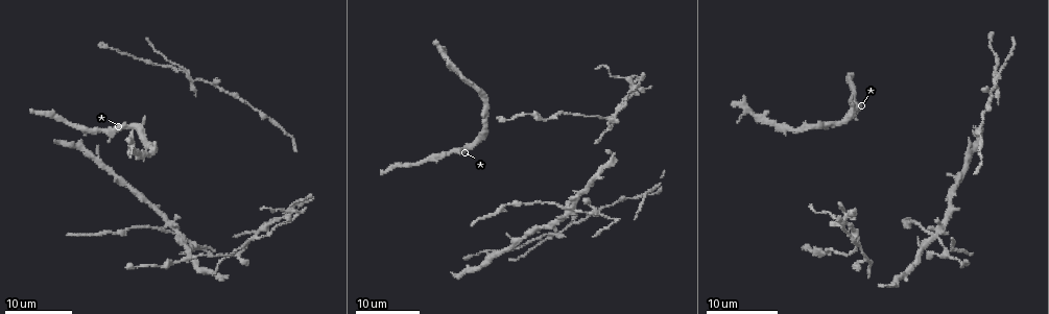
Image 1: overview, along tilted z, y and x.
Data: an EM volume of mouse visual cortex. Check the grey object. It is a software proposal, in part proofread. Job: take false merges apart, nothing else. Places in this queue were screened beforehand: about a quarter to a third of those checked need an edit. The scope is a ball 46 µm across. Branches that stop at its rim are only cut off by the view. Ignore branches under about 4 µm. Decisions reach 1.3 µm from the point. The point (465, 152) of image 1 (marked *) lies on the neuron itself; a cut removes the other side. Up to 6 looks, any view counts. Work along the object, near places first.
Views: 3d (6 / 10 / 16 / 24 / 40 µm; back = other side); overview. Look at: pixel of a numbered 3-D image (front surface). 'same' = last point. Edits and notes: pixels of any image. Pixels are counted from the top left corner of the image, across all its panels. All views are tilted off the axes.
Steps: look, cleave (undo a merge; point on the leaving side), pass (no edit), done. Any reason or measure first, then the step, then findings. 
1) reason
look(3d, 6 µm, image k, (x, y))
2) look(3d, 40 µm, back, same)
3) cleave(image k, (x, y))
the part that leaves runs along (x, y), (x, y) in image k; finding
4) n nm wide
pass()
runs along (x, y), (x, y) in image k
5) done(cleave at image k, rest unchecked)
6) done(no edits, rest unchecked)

three-way junction
look(3d, 16 µm, image 1, (997, 76))

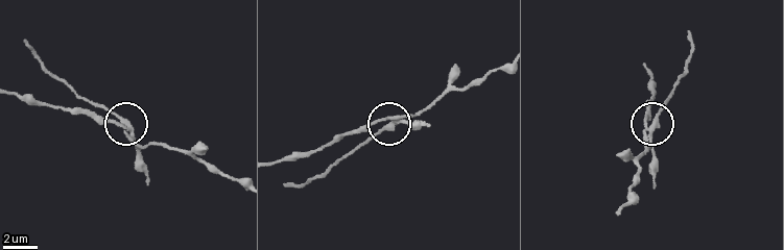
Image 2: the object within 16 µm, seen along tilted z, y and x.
look(3d, 10 µm, image 2, (387, 124))

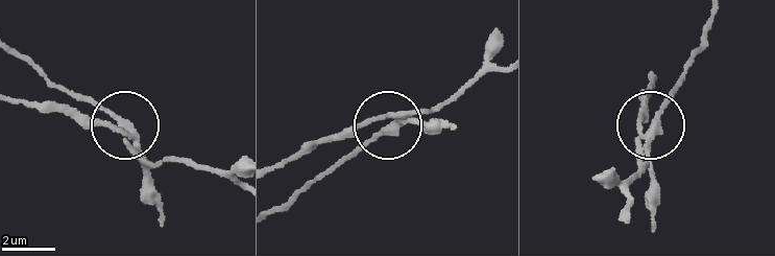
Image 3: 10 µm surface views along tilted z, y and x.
3 arms
cleave(image 3, (112, 112))
the part that leaves runs along (137, 140), (112, 114), (63, 91), (10, 48) in image 3; two neurons meet here

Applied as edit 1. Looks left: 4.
thick turns thin
look(3d, 16 µm, image 1, (576, 221))

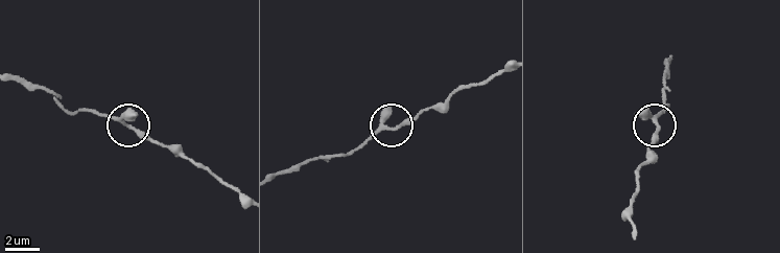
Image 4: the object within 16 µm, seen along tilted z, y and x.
closer look
look(3d, 6 µm, image 4, (125, 122))

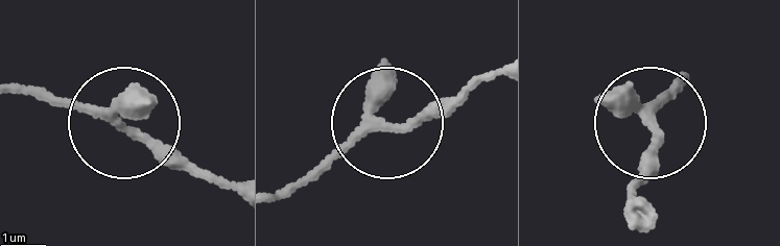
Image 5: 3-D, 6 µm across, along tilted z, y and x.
3 arms
pass()
all the same neuron

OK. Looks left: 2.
four or more arms meet
look(3d, 24 µm, image 1, (938, 237))

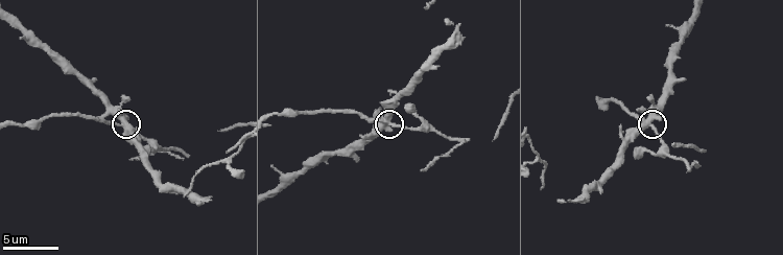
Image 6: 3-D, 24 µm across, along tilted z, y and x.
look(3d, 6 µm, image 6, (388, 120))

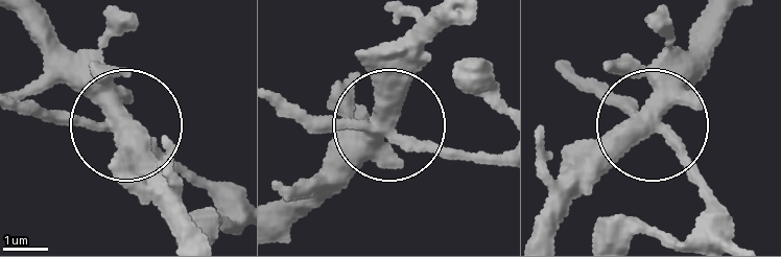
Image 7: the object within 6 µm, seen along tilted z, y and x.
cleave(image 7, (63, 118))
the part that leaves runs along (389, 129), (493, 156) in image 7; a second neuron is stuck on

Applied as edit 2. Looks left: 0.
done(cleave at image 3, cleave at image 7, rest unchecked)

